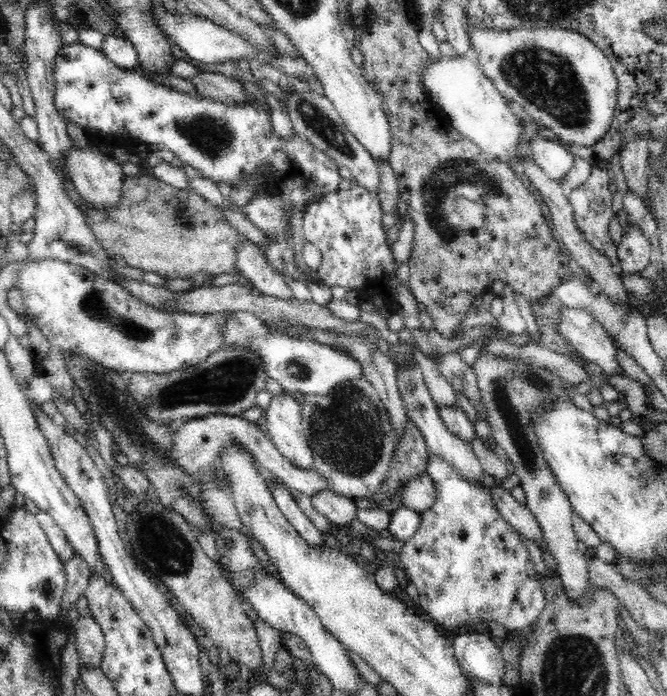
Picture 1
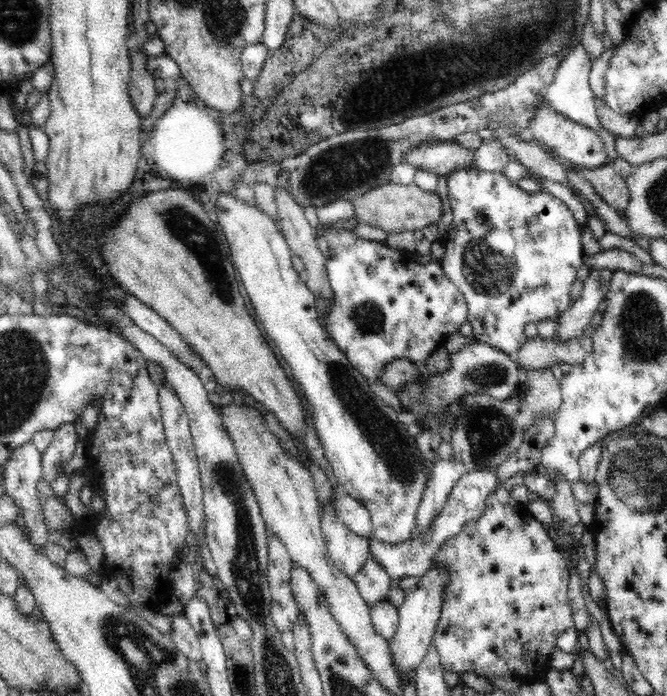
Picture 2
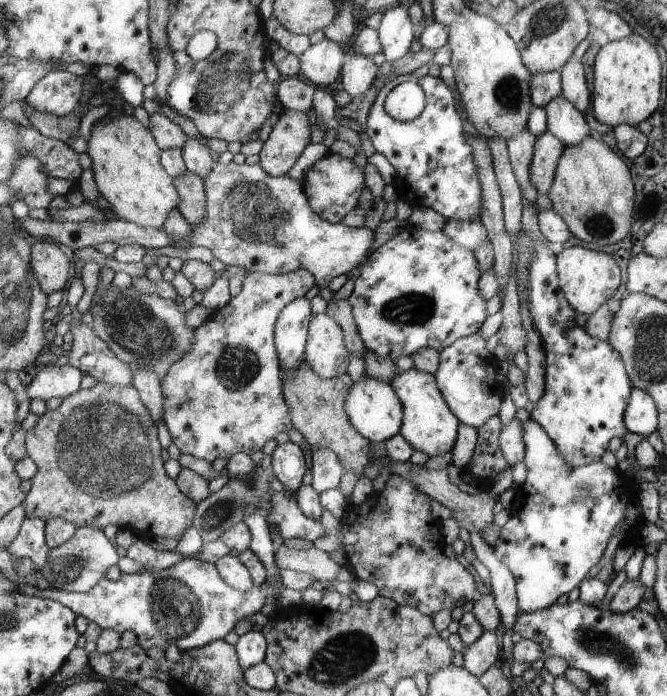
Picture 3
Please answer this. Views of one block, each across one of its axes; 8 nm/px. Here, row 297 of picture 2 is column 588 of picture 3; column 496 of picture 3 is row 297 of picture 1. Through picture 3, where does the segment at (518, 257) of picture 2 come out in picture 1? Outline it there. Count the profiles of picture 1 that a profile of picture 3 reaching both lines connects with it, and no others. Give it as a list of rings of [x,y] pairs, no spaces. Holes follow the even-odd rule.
[[[551,293],[540,300],[531,302],[531,308],[540,332],[541,346],[572,358],[572,354],[577,352],[576,348],[570,345],[558,331],[558,317],[563,310],[560,300],[557,300],[557,297]]]

